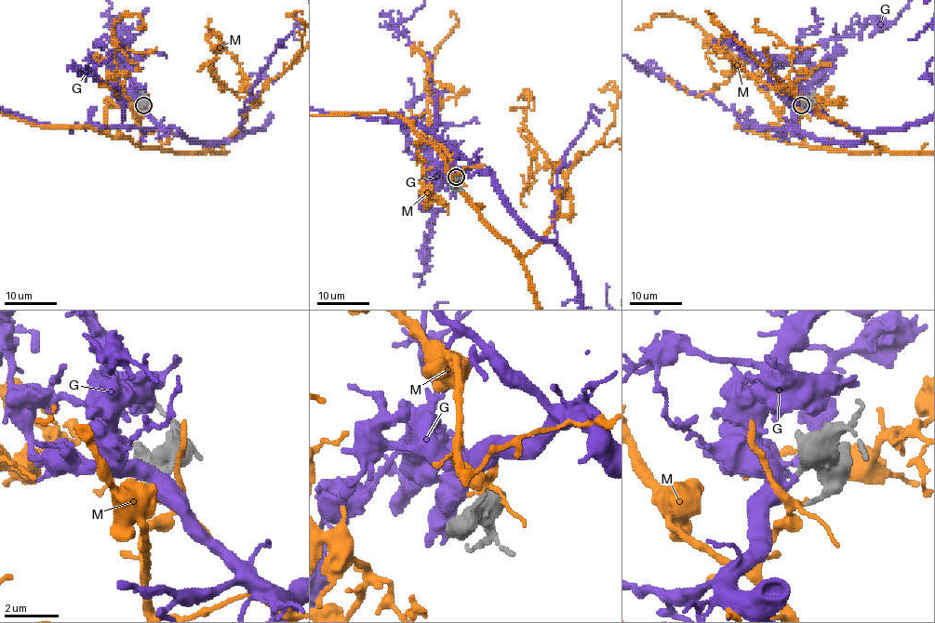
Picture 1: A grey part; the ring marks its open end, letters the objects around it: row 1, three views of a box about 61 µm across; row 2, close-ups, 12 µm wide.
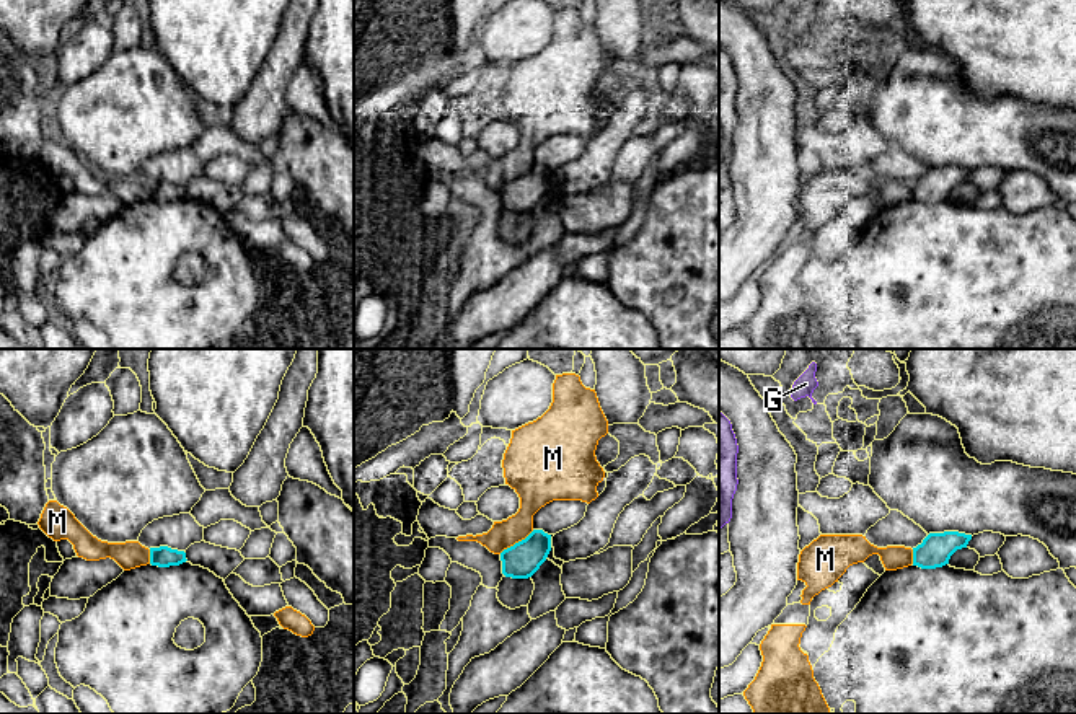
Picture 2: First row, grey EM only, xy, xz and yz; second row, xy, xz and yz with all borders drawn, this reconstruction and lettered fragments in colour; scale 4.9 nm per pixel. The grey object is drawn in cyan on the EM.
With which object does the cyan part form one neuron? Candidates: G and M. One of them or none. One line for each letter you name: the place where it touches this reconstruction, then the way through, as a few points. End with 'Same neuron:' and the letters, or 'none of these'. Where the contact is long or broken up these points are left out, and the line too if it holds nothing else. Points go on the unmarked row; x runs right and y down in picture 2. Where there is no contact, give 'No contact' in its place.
G: No contact
Same neuron: G

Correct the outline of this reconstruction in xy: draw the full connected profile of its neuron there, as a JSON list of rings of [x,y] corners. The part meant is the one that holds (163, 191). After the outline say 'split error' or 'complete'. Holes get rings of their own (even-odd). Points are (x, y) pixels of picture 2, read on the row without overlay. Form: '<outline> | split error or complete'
[[[168,181],[150,183],[150,199],[158,202],[179,201],[186,197],[186,187]]] | complete

